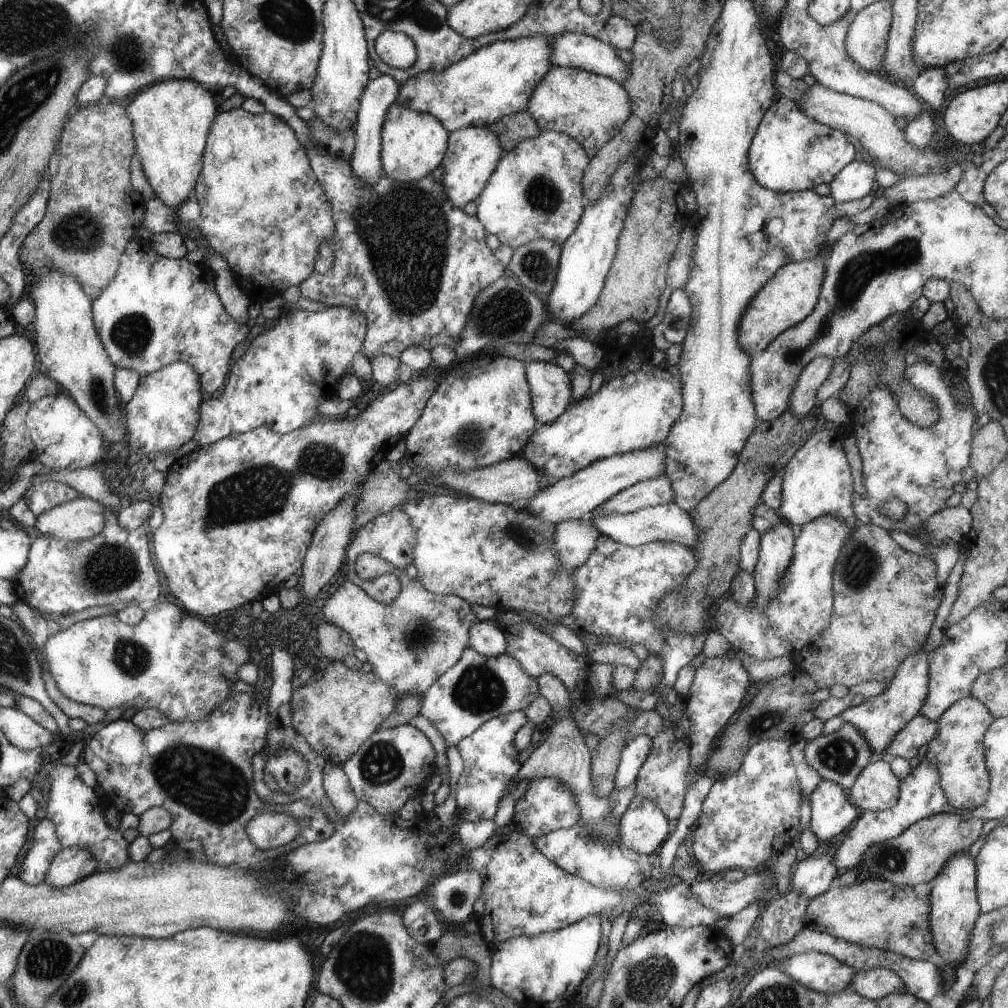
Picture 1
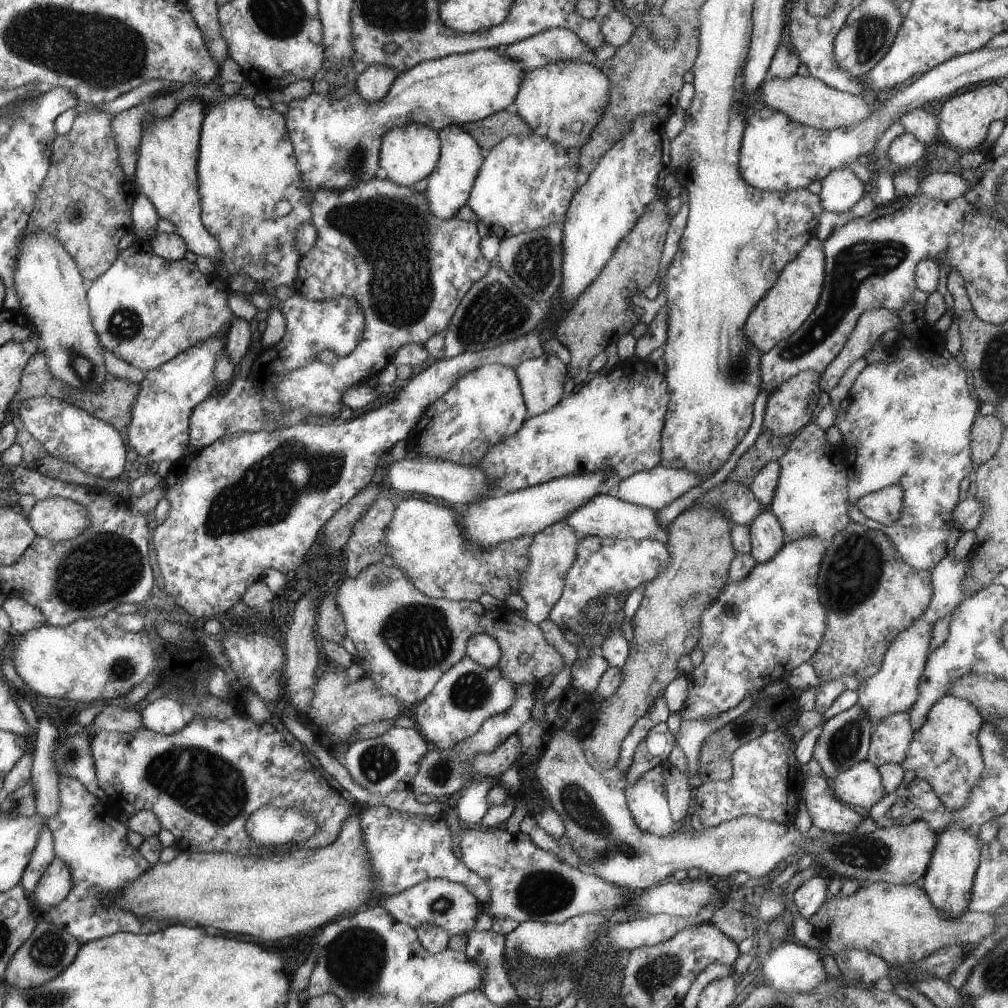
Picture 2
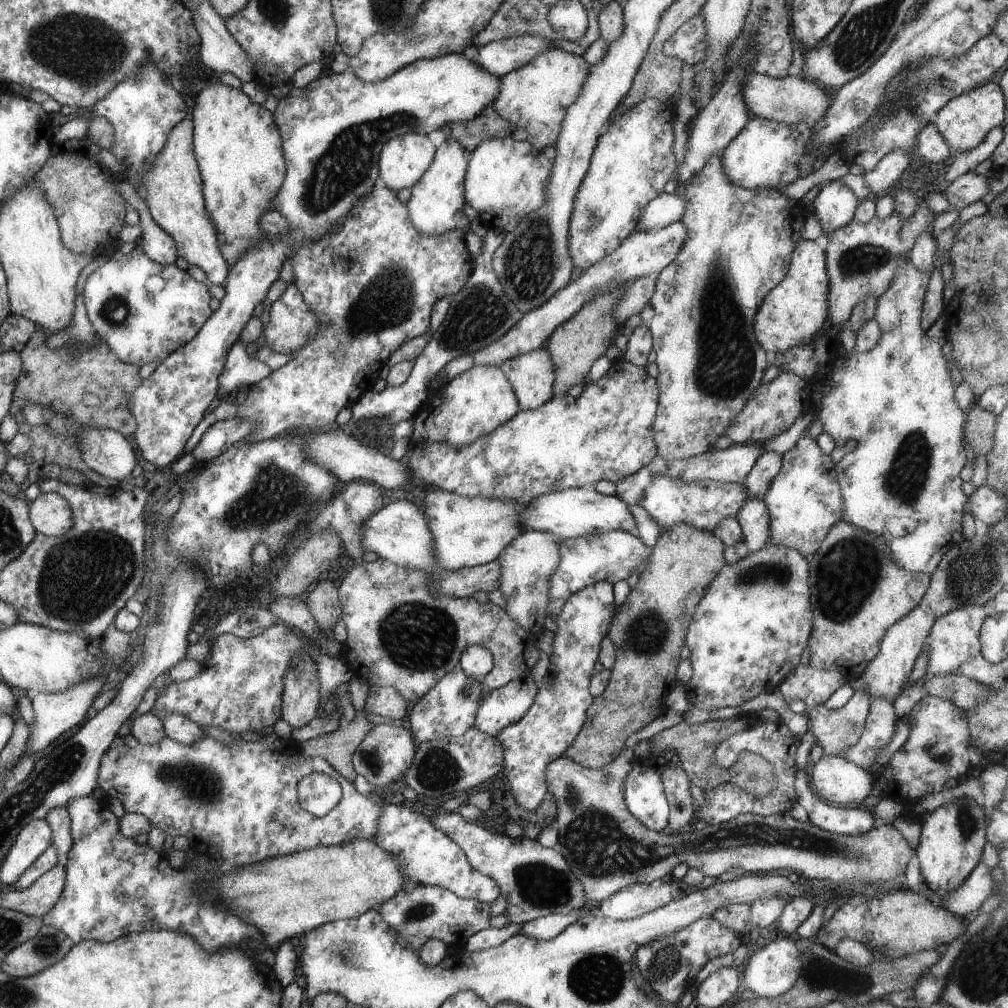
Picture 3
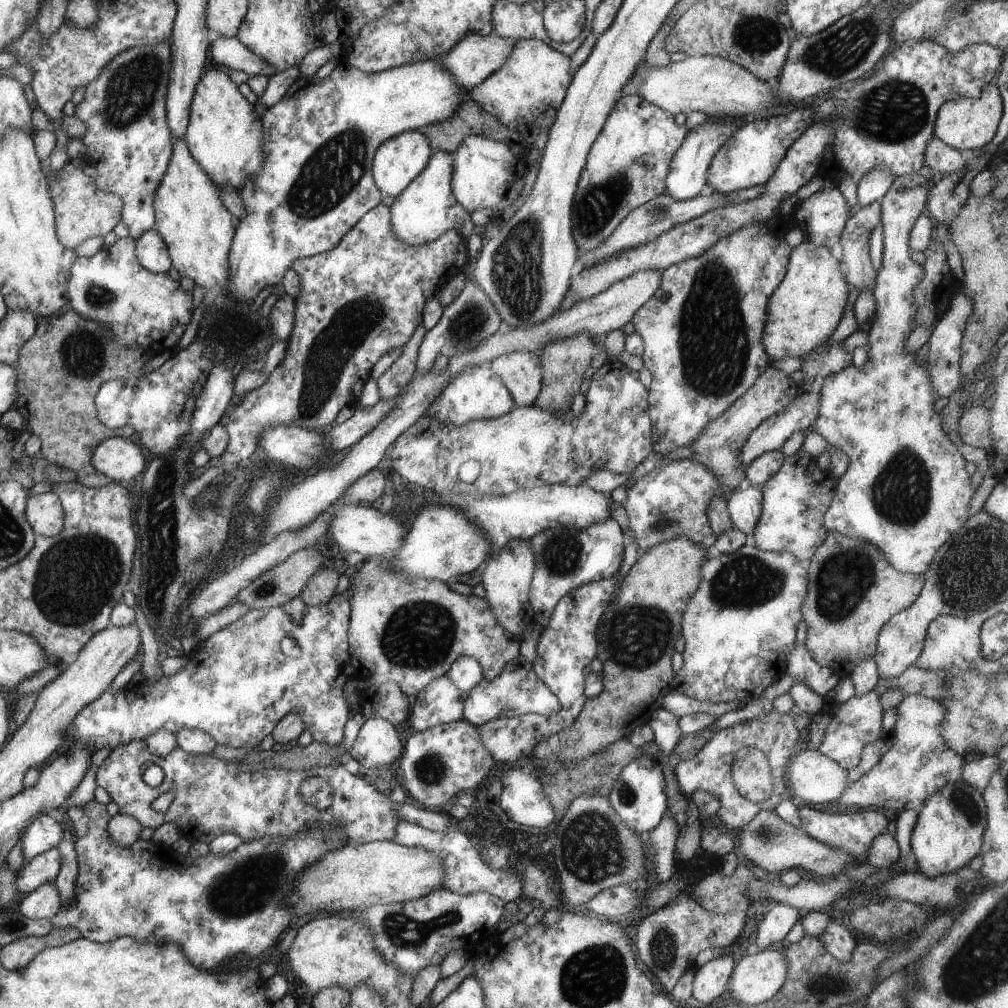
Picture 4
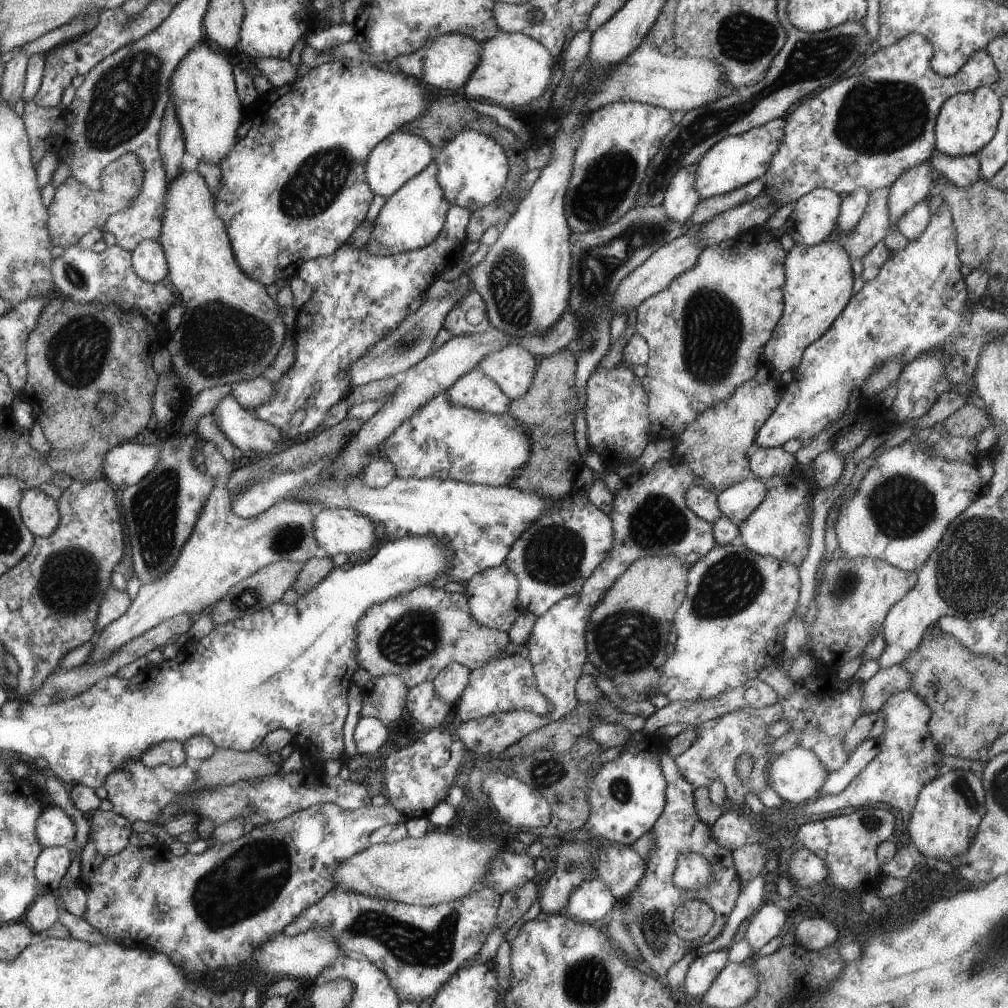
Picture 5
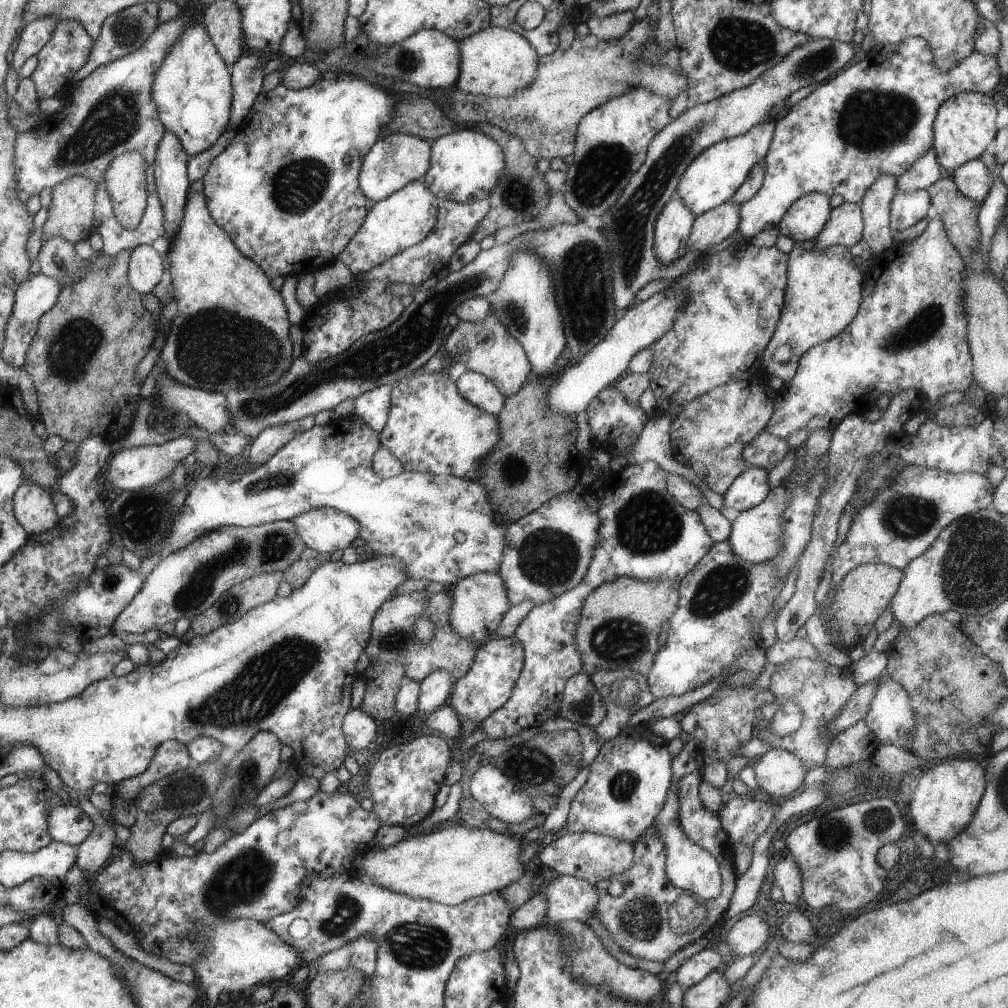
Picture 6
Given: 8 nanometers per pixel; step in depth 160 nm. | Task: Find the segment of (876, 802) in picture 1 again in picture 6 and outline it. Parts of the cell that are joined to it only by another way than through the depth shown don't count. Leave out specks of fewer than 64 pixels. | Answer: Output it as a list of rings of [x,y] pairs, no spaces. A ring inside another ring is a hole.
[[[783,749],[768,750],[751,765],[762,795],[778,802],[797,794],[808,772],[796,754]]]

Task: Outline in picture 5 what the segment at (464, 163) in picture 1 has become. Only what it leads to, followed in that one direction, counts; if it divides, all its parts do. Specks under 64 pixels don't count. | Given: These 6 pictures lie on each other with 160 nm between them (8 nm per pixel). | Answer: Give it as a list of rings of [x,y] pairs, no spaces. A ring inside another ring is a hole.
[[[432,161],[422,173],[418,173],[413,179],[407,182],[402,189],[394,193],[380,210],[374,221],[374,228],[367,244],[367,249],[373,255],[393,255],[396,253],[407,253],[416,249],[424,248],[435,241],[435,238],[443,230],[446,224],[447,212],[451,209],[451,203],[448,202],[443,193],[443,187],[440,186],[438,179],[439,169],[435,161]]]

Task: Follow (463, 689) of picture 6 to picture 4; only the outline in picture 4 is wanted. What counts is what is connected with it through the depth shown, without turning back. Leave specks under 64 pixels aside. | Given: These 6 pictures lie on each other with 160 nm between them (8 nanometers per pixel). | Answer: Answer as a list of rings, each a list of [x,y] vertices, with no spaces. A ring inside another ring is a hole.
[[[519,654],[507,662],[495,679],[489,681],[483,678],[465,695],[464,702],[464,720],[477,727],[500,717],[516,717],[528,713],[550,716],[561,709],[559,698],[538,678],[533,664]]]

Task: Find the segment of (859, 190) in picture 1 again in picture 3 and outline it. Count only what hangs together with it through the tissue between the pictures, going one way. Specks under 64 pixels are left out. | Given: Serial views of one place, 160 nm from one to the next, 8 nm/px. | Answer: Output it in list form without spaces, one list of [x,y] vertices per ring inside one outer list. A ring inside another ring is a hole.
[[[830,181],[814,199],[814,214],[823,227],[825,235],[846,226],[860,203],[856,194],[841,181]]]

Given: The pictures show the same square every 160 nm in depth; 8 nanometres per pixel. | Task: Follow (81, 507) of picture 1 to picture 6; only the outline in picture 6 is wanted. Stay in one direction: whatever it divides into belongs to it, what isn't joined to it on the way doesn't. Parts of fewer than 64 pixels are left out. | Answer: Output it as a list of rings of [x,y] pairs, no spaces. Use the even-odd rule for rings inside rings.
[[[26,481],[14,497],[15,518],[29,536],[47,533],[59,525],[54,504],[46,489]]]

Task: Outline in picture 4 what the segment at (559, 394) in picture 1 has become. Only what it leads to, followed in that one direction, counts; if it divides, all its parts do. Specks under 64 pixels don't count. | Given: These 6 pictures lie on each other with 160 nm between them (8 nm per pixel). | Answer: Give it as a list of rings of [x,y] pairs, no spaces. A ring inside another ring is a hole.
[[[514,351],[495,358],[491,367],[507,386],[516,406],[535,404],[543,383],[540,357],[530,351]]]

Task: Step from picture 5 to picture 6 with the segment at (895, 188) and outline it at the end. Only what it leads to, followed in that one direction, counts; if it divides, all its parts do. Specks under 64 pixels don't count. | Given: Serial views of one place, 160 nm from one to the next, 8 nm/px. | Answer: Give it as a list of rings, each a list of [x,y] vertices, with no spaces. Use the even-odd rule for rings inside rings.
[[[930,148],[898,178],[897,192],[927,190],[942,178],[942,170],[935,151]]]

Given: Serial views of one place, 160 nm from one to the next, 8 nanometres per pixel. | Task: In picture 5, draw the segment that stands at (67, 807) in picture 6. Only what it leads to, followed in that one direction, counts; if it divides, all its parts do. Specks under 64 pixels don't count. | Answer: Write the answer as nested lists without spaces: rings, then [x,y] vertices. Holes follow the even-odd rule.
[[[60,807],[44,810],[39,817],[37,836],[43,848],[69,847],[74,835],[74,822]]]

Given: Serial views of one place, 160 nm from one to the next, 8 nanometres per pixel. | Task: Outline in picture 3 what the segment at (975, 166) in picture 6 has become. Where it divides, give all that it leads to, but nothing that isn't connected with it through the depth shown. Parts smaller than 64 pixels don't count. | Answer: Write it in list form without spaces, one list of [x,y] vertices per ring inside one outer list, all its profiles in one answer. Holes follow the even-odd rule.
[[[928,123],[917,136],[916,158],[924,163],[932,165],[944,162],[950,155],[954,154],[948,143],[942,138],[936,125]]]

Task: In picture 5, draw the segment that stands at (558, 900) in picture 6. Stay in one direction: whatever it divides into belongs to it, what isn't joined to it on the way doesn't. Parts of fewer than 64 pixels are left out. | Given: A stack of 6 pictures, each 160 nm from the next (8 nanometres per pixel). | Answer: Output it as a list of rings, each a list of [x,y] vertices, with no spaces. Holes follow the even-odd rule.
[[[594,877],[572,888],[563,913],[576,922],[600,924],[616,902],[617,898],[608,890],[608,886]]]

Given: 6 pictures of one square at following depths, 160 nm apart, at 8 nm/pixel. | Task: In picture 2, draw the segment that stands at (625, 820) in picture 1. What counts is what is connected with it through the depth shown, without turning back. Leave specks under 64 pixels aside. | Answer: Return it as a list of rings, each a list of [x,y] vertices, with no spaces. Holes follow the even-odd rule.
[[[659,765],[644,772],[624,790],[636,826],[655,836],[667,836],[677,828],[666,797],[662,767]]]

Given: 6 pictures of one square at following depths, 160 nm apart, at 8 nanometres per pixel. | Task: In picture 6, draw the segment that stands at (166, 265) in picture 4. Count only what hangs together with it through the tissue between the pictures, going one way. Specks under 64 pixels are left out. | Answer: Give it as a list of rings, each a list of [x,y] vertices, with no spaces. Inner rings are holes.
[[[140,245],[132,250],[130,272],[127,274],[131,287],[140,295],[151,293],[167,270],[165,258],[152,245]]]

